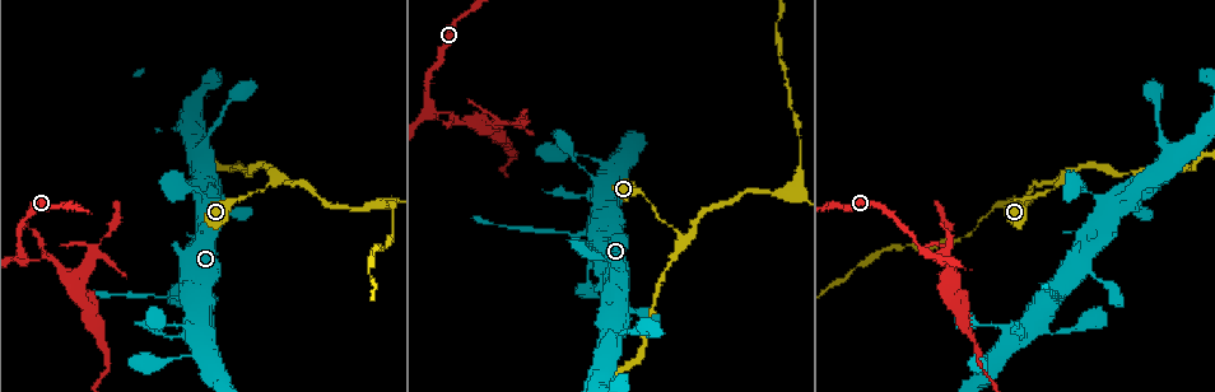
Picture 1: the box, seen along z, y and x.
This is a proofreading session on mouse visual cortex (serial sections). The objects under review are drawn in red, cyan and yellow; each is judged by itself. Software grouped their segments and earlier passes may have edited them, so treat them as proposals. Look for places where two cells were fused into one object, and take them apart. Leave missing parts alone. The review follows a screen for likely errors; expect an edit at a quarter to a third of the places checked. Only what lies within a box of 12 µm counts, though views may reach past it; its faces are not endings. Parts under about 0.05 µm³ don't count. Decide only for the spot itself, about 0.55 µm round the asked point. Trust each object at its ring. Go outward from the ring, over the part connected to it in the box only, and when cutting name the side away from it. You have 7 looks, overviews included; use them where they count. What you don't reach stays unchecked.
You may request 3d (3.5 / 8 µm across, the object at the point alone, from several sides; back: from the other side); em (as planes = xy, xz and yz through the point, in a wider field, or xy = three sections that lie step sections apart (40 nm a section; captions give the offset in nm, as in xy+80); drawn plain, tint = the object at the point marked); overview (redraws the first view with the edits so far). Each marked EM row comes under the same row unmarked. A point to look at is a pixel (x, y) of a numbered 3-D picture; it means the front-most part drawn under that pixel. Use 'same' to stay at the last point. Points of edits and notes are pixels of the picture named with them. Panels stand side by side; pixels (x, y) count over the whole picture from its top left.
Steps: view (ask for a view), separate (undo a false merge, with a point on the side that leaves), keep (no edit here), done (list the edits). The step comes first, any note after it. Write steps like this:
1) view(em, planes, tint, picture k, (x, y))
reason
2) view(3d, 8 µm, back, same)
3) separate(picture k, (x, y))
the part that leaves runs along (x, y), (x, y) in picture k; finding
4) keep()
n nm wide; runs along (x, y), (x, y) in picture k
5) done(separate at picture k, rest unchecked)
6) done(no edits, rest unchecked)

view(3d, 8 µm, picture 1, (949, 253))
abrupt turn

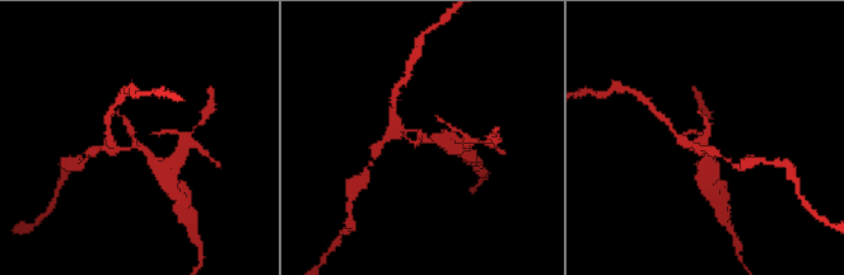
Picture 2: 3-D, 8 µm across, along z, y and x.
view(em, xy, step 5, tint, picture 2, (425, 139))
shape alone is not enough

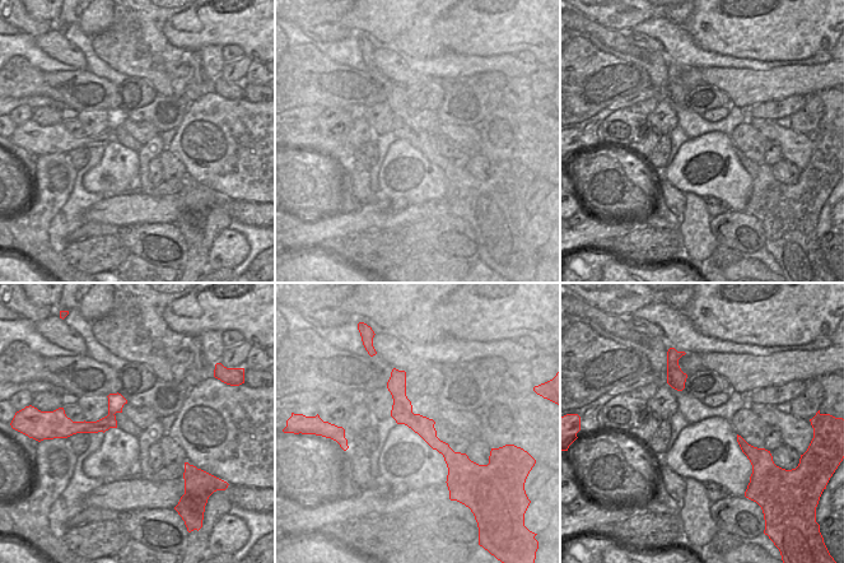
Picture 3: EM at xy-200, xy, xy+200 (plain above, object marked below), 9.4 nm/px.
separate(picture 2, (444, 134))
two cells meet here

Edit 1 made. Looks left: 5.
view(3d, 3.5 µm, picture 1, (274, 184))
arms part here

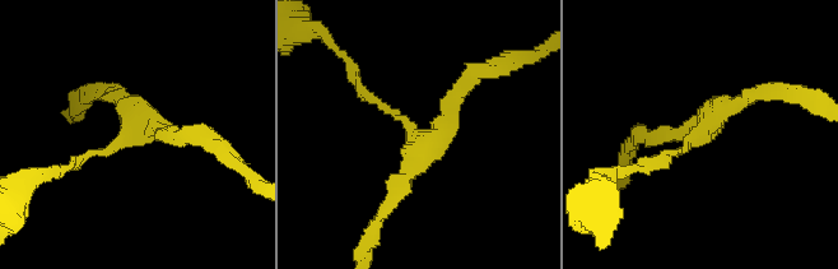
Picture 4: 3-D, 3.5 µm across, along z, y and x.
view(em, xy, step 5, tint, picture 4, (130, 136))
3 arms; arms of 150, 200, 200 nm; shape alone is not enough

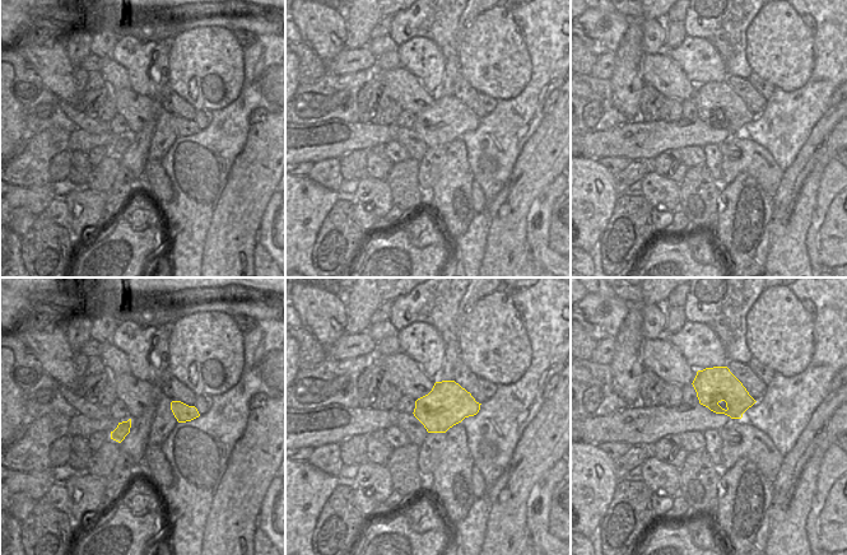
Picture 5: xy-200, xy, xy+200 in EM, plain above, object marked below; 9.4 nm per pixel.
keep()
runs along (71, 165), (145, 125), (177, 138) in picture 4; continuous, no second cell

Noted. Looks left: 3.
view(3d, 3.5 µm, picture 1, (1059, 301))

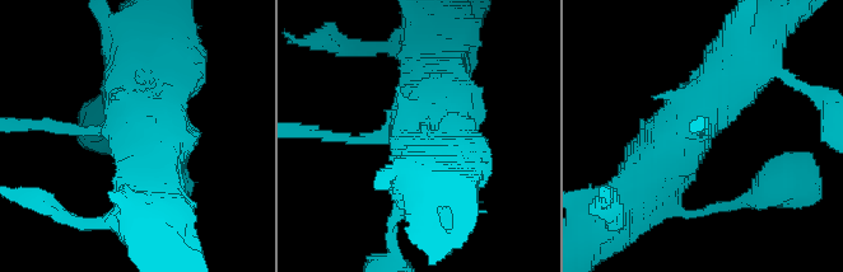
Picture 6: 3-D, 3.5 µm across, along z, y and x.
view(em, xy, step 2, tint, picture 6, (698, 133))

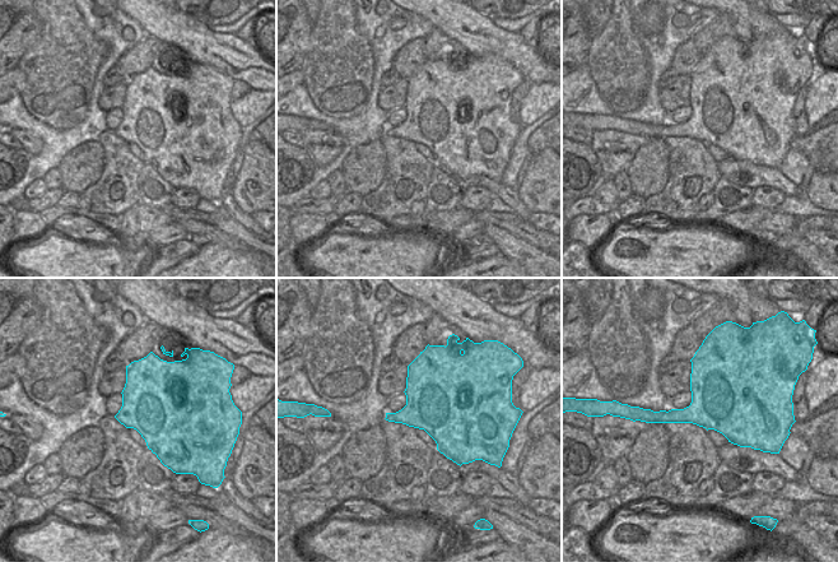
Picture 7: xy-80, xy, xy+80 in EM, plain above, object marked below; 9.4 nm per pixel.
keep()
600 nm wide; runs along (746, 37), (717, 95), (638, 178) in picture 6; one cell here

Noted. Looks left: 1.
done(separate at picture 2, rest unchecked)

